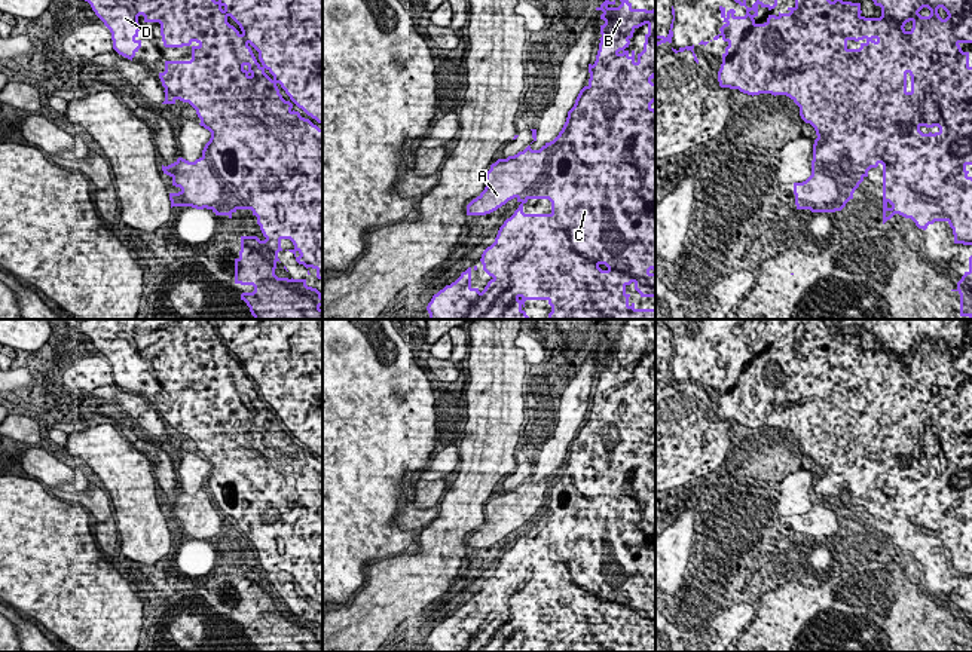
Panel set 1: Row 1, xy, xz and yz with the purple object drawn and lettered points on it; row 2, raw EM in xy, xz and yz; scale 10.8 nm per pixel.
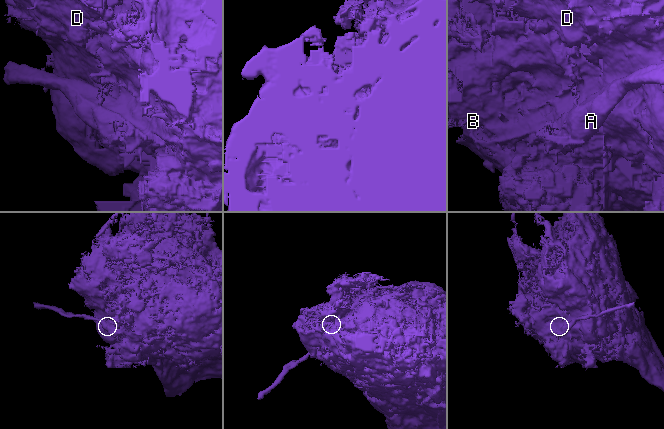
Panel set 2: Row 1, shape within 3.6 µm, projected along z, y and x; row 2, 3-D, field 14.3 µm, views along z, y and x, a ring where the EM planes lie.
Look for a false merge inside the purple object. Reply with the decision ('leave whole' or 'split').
split

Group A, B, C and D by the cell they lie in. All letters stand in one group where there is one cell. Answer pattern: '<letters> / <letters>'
A / B C D

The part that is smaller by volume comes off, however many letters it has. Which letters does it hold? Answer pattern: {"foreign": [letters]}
{"foreign": ["A"]}

